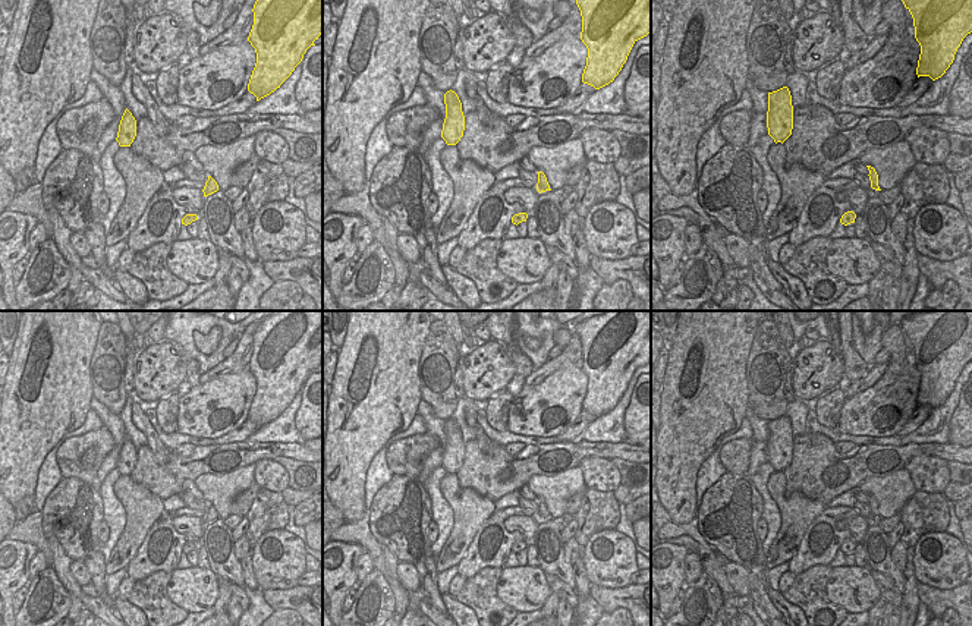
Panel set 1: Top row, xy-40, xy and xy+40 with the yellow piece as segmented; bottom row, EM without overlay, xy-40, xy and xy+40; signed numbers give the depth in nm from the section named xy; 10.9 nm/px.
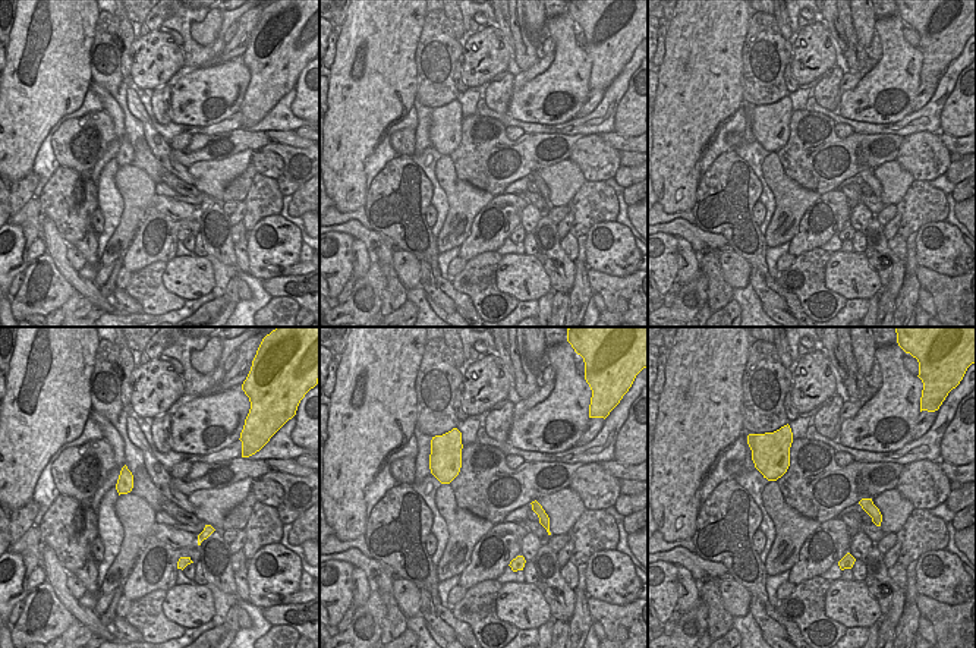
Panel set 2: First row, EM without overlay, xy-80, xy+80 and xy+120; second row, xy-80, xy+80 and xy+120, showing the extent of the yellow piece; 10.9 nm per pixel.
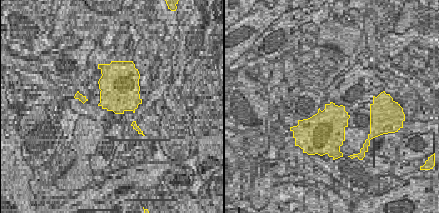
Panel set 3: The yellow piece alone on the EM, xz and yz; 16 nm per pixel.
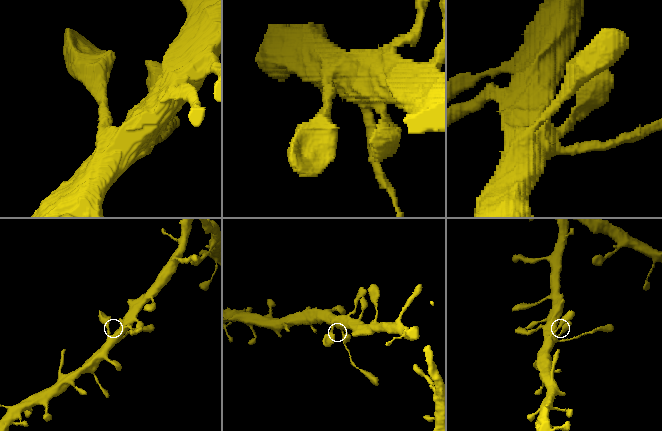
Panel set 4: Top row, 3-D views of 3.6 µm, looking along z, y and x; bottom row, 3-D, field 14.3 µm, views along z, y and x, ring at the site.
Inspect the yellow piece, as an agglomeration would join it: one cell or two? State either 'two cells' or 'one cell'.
one cell

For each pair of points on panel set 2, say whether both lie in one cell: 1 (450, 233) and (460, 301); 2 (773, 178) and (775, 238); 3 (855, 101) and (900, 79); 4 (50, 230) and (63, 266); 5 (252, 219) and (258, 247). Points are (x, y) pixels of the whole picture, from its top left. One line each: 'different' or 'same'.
1: different
2: same
3: same
4: same
5: different

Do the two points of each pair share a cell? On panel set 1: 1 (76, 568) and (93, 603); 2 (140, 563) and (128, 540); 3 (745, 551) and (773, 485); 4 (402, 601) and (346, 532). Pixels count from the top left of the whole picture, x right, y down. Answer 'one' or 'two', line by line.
1: two
2: two
3: two
4: one

